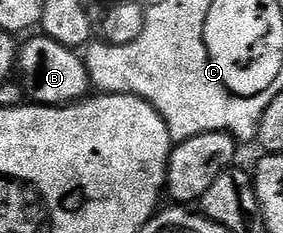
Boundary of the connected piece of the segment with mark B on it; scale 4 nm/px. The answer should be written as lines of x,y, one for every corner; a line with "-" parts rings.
36,35
24,45
22,42
17,53
17,77
28,98
36,105
74,105
93,89
86,60
76,50
42,35

